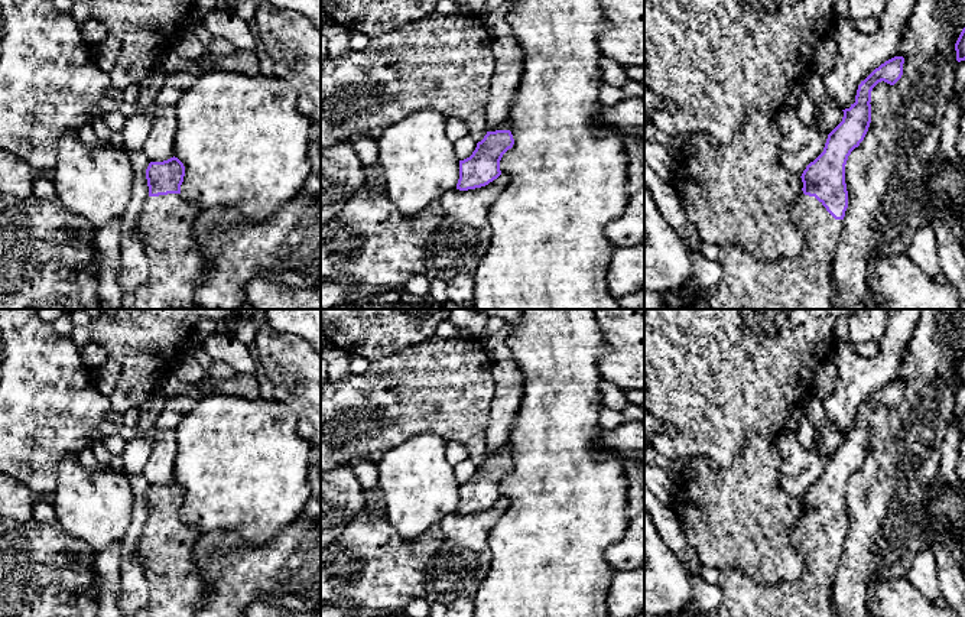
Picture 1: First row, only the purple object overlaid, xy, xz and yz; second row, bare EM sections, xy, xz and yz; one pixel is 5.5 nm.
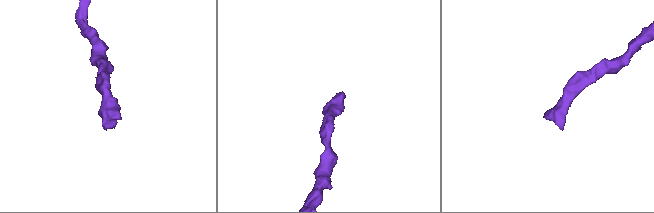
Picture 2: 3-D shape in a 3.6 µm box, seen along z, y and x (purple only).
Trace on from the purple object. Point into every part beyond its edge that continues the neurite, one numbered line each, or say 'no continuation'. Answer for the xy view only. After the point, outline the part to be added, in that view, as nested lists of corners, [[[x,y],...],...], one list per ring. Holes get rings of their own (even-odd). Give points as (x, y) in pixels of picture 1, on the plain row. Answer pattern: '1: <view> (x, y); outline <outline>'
1: xy (176, 588); outline [[[181,517],[149,520],[143,527],[136,551],[143,558],[142,569],[149,582],[149,601],[136,617],[195,617],[214,592],[194,562],[194,548],[202,533]]]

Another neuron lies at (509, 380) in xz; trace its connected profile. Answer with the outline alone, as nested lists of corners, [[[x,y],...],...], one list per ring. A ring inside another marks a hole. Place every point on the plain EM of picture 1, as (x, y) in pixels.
[[[511,358],[496,361],[493,377],[496,392],[485,428],[488,454],[509,445],[510,428],[523,397],[523,374]]]

